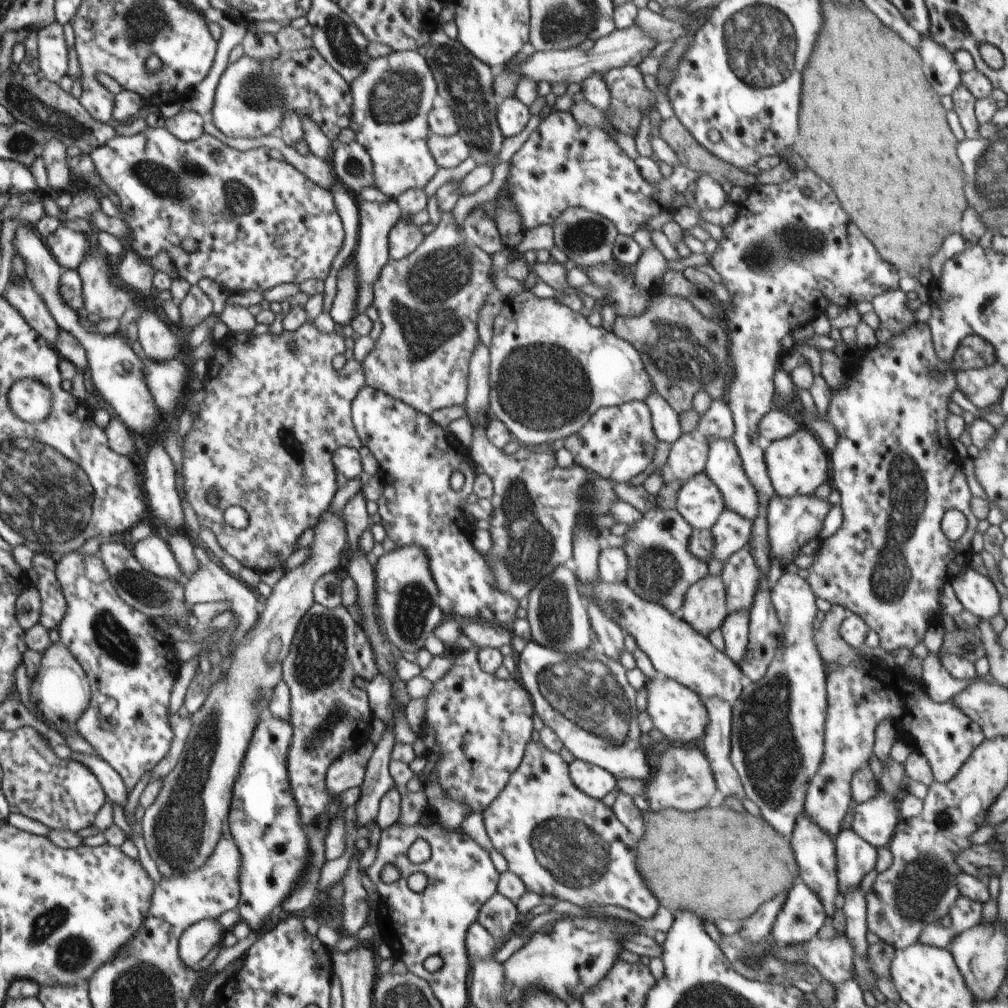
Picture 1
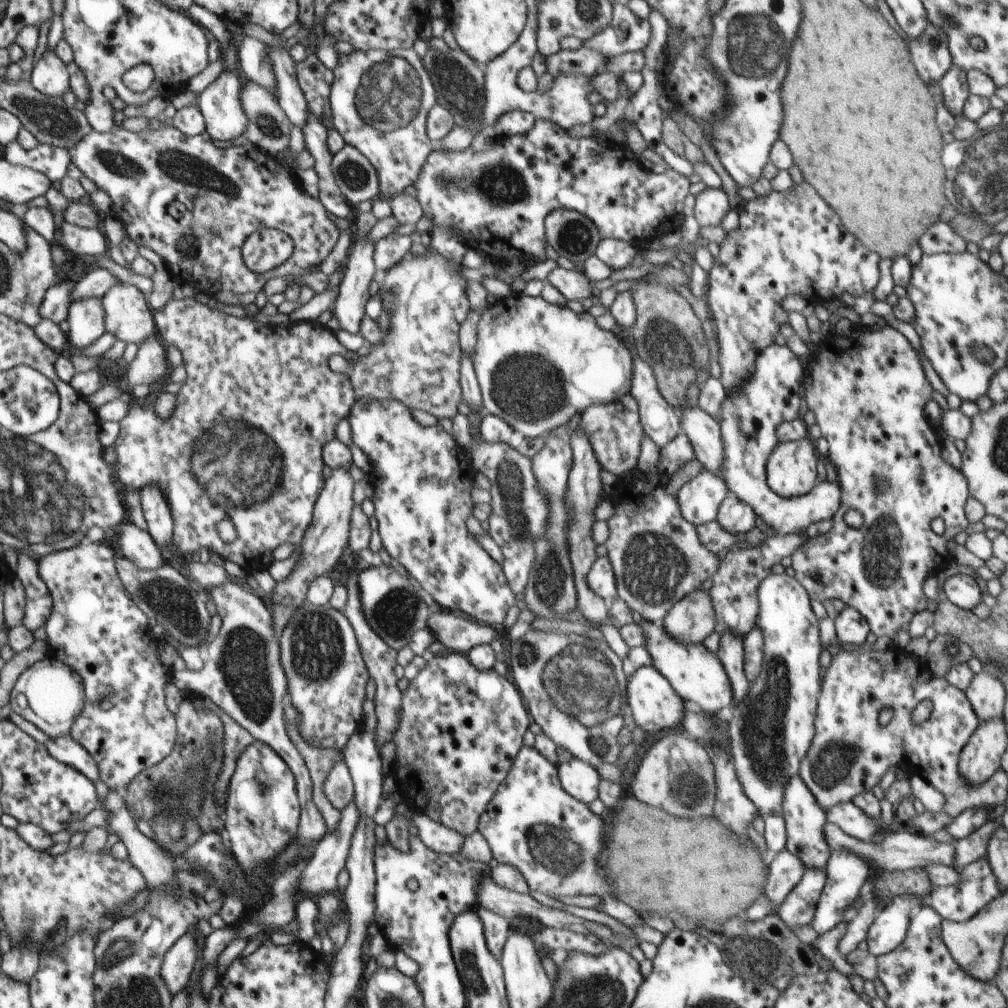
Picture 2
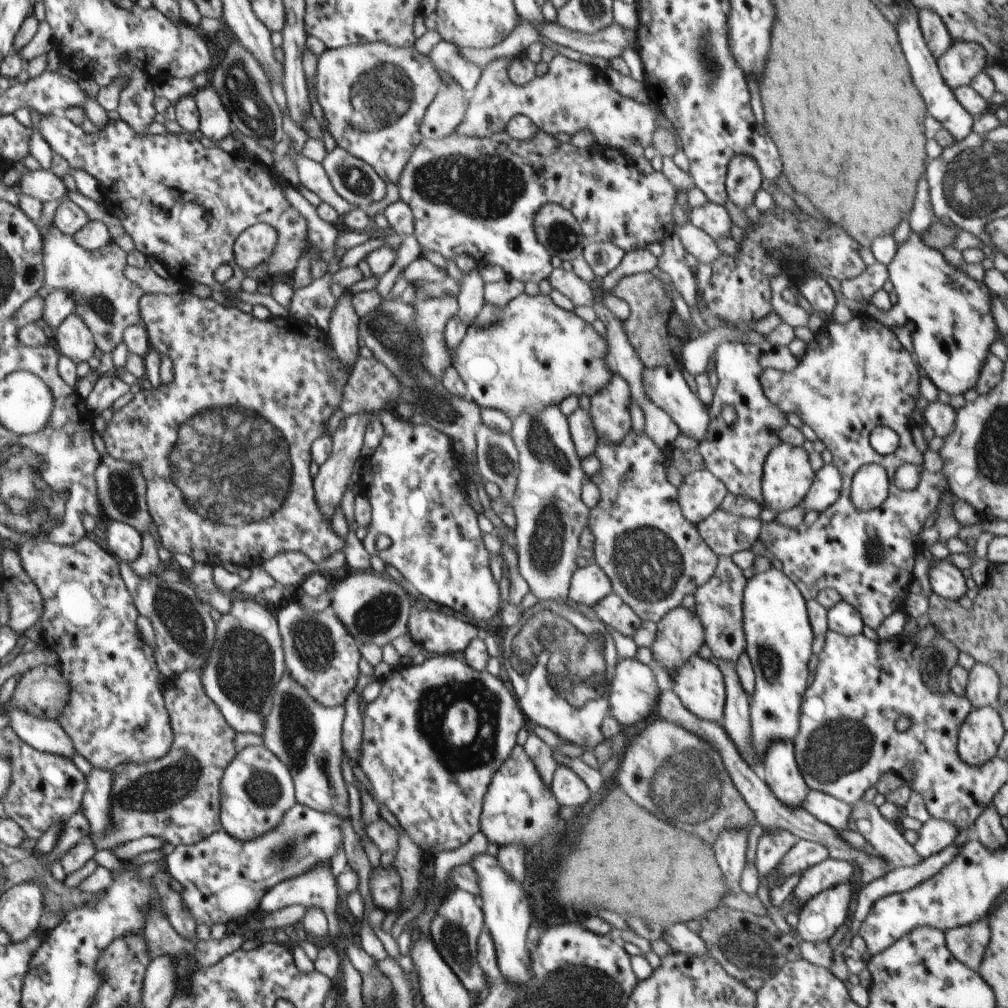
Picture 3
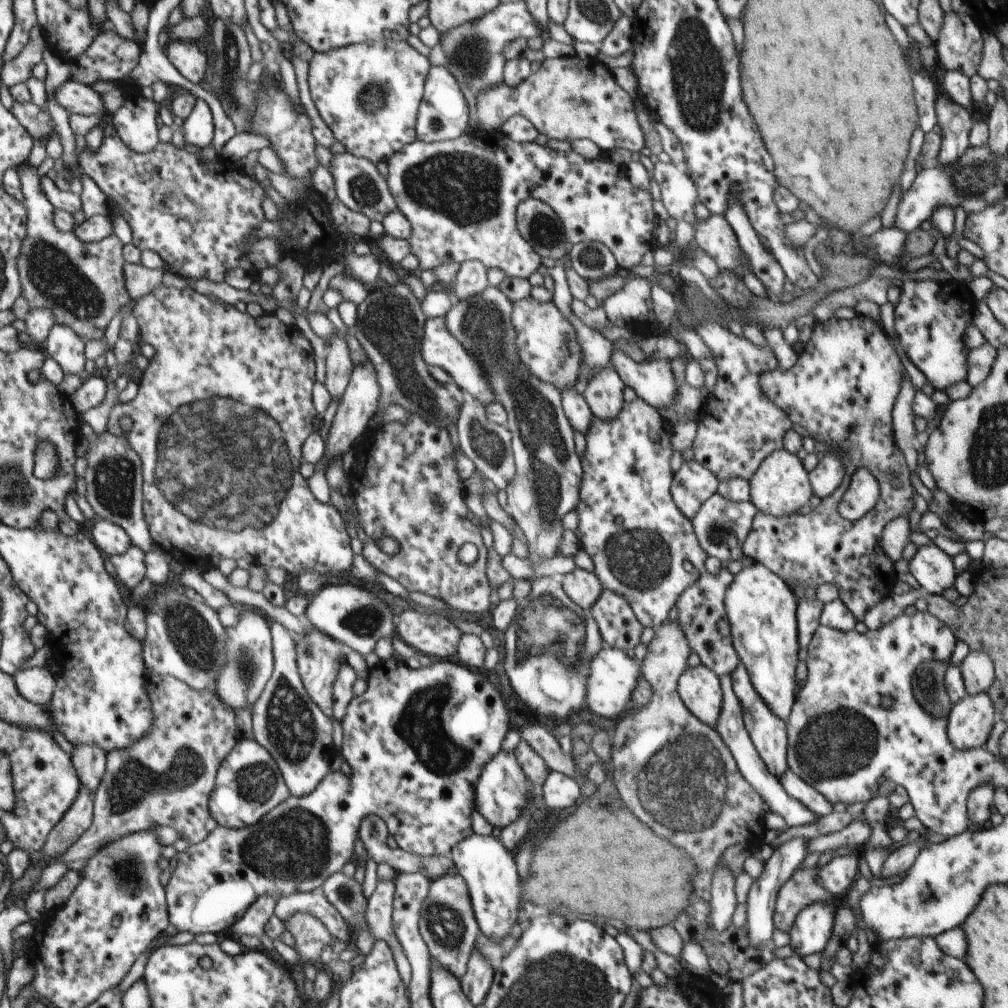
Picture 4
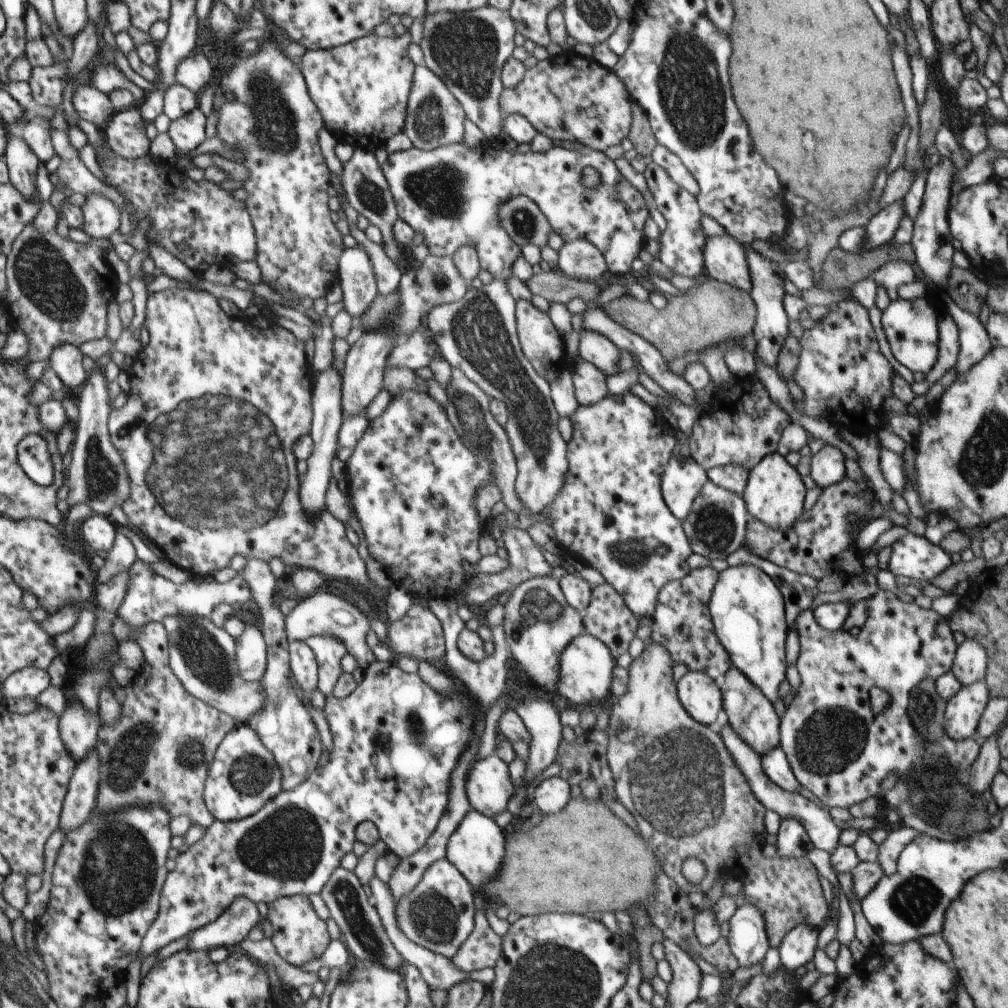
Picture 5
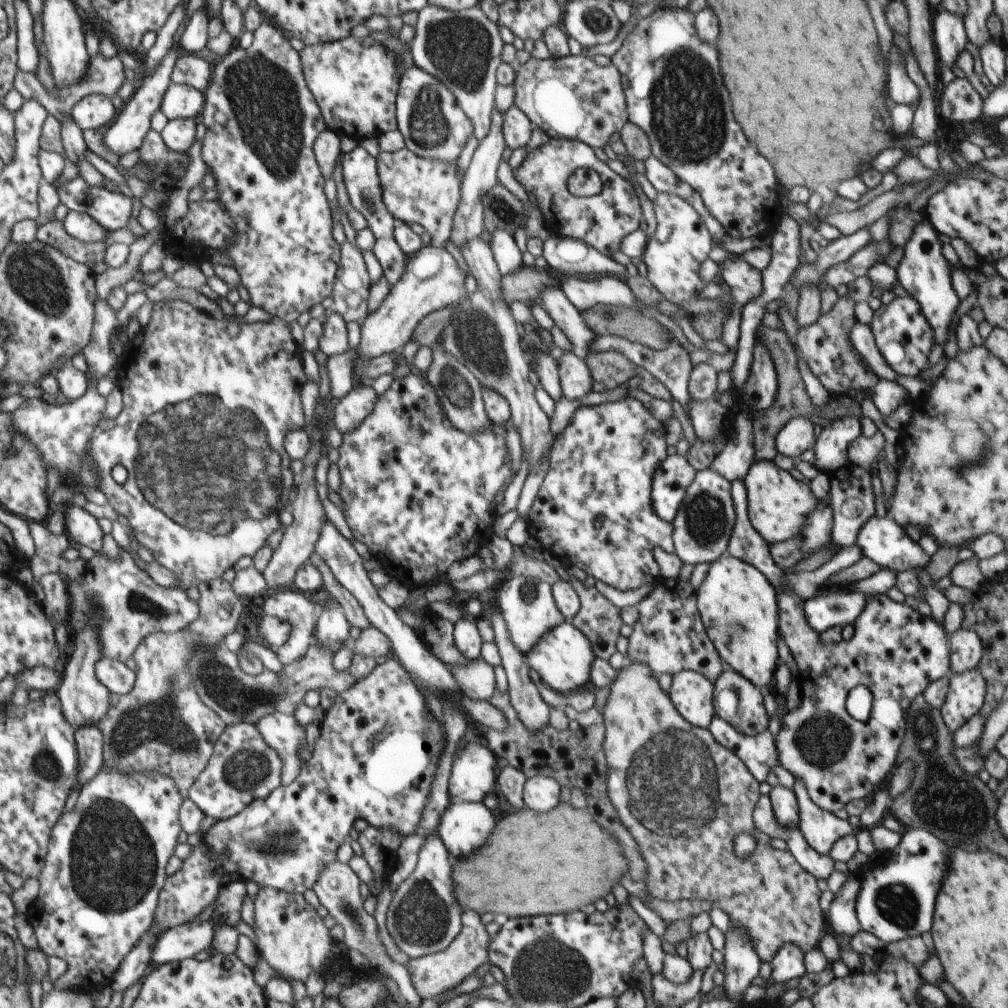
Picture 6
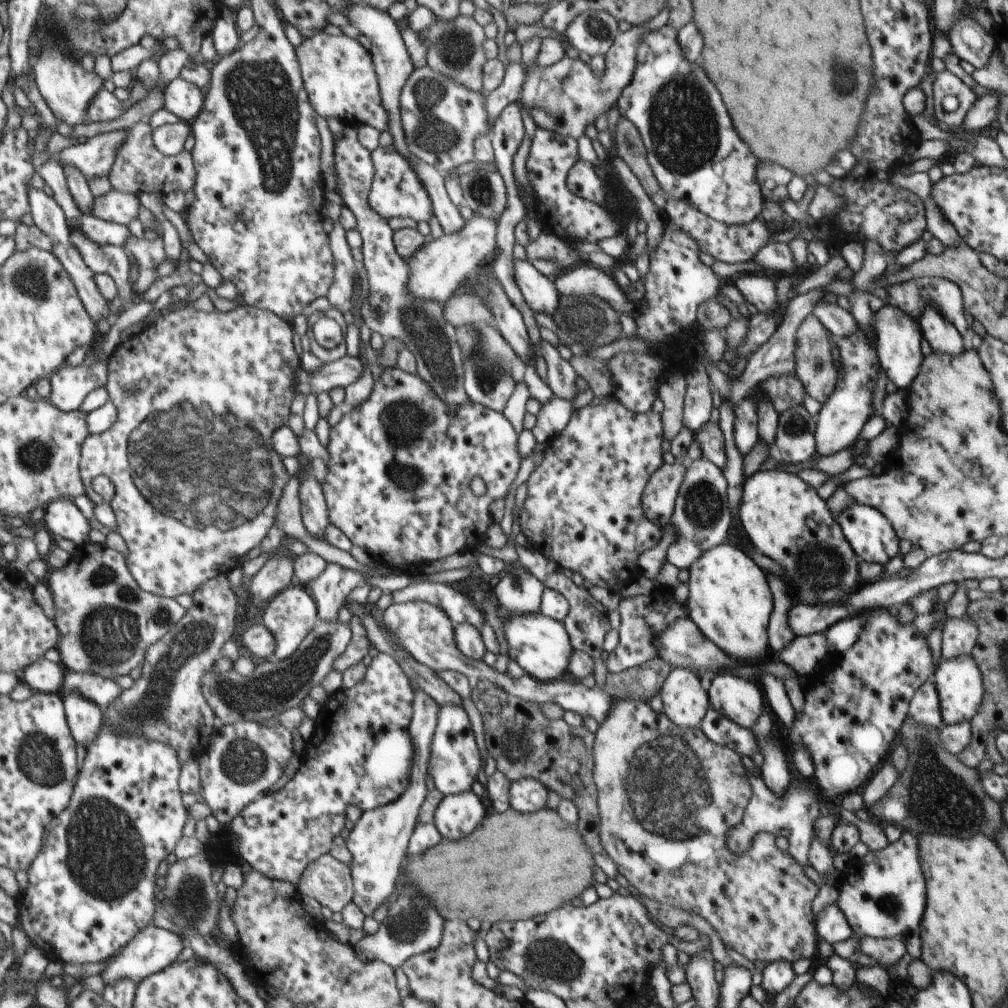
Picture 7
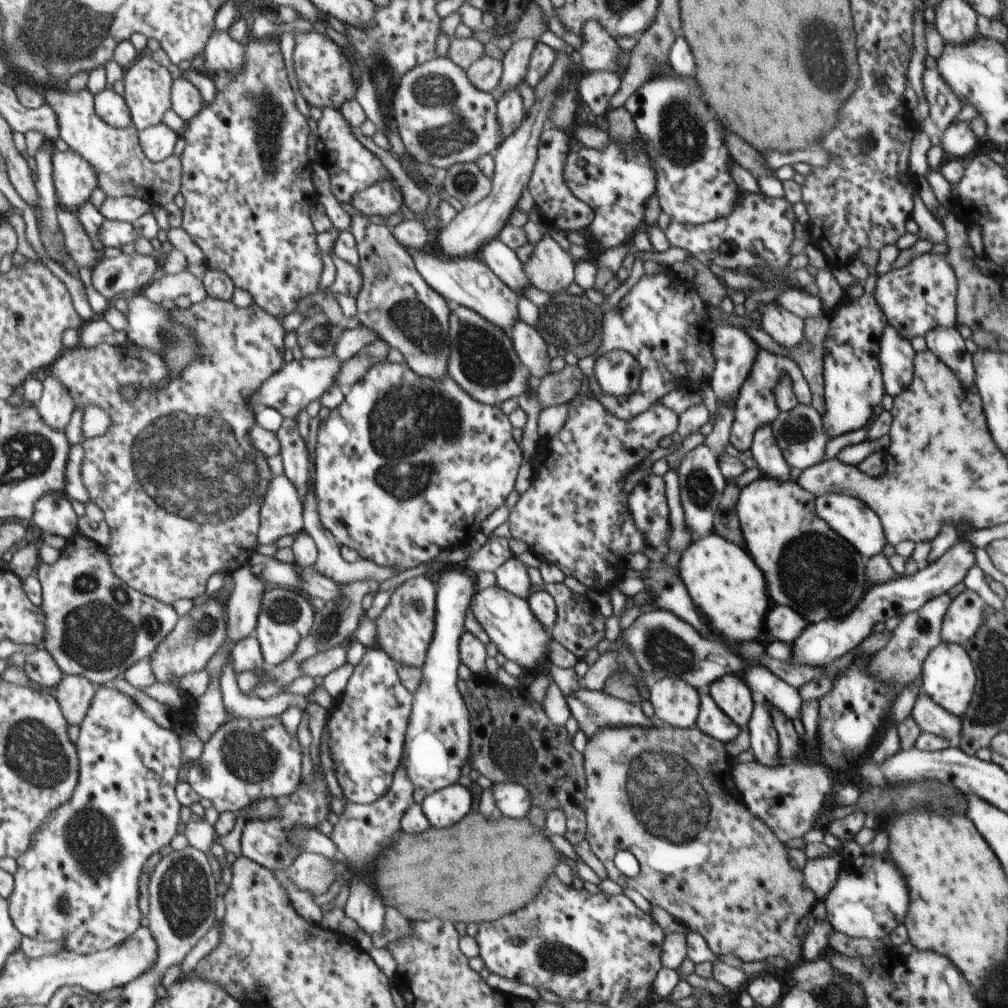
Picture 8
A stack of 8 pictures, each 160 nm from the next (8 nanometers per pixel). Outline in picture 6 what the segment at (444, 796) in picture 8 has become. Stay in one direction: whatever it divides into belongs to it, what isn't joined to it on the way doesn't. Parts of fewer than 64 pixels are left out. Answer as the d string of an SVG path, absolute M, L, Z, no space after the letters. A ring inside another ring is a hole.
M452 801L440 818L437 836L452 856L470 856L486 844L496 826L494 819L482 802Z

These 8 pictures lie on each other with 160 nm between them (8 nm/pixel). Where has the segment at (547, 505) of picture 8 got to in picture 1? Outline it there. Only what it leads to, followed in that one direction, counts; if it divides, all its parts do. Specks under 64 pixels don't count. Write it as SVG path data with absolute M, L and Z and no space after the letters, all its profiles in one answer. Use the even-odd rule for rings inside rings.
M653 508L643 514L642 520L630 526L624 536L628 542L623 546L629 567L628 586L638 596L657 602L672 614L681 614L688 588L708 574L707 561L696 558L688 550L693 528L682 518L677 509Z

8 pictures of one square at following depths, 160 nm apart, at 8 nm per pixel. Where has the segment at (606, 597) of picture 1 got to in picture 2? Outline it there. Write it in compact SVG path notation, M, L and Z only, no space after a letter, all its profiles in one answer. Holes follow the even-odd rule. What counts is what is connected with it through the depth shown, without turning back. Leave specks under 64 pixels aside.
M635 618L640 624L642 632L646 634L646 650L650 652L652 666L670 682L674 692L684 702L694 702L702 708L706 715L715 715L719 710L730 706L734 698L728 674L720 663L716 653L707 650L703 644L682 644L676 642L664 628L662 623L648 622L642 618Z

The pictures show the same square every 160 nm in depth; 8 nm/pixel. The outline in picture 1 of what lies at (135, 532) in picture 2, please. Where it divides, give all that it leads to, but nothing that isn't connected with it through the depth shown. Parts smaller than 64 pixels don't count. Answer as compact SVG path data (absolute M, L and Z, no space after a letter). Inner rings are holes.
M152 534L136 543L132 552L142 568L148 572L170 582L184 584L179 562L175 559L170 545L162 537Z

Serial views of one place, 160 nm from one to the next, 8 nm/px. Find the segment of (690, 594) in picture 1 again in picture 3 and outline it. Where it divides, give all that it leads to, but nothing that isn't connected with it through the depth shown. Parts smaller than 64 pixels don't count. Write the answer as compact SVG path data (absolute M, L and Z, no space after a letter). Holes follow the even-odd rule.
M678 606L657 623L654 644L650 646L653 661L657 662L670 678L676 670L697 655L704 645L704 626L692 609Z

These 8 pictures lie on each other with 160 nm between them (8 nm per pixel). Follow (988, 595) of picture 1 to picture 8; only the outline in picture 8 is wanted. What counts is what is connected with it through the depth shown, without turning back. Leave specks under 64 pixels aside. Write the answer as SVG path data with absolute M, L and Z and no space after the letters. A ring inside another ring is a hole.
M827 494L815 498L816 512L833 531L843 536L867 560L884 552L888 544L880 517L861 500L848 495Z

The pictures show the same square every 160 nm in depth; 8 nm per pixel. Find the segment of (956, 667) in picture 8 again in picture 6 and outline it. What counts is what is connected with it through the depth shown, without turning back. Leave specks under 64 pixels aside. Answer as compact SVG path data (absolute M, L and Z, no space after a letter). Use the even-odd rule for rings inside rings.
M978 668L962 674L950 673L948 694L940 712L951 734L980 713L986 692L985 679Z

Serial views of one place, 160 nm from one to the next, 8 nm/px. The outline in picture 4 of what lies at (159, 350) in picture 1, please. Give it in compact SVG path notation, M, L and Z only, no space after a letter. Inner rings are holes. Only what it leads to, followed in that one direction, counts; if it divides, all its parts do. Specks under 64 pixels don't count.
M28 162L17 167L20 186L22 186L23 204L27 208L27 239L23 240L16 268L20 275L20 284L23 288L23 297L27 300L30 311L34 308L50 308L56 316L56 325L70 326L84 342L91 340L105 340L108 336L108 328L116 324L116 316L125 316L128 308L136 304L126 288L126 276L124 266L129 264L124 258L124 240L120 236L111 235L100 242L83 242L71 232L60 232L56 228L53 211L56 209L47 200L41 186L41 177L37 173L38 168L30 168Z

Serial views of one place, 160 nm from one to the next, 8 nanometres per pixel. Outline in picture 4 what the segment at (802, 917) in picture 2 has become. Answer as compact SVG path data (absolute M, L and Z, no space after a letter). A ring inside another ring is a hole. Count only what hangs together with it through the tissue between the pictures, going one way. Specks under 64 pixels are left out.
M857 852L847 856L834 857L826 866L818 867L818 882L828 892L835 896L847 893L859 874L859 860Z

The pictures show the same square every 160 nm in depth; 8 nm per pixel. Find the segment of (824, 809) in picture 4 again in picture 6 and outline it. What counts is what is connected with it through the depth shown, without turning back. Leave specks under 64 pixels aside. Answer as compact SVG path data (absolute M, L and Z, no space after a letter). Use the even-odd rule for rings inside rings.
M715 715L708 726L708 732L718 744L734 752L744 762L758 783L765 782L770 770L780 765L775 736L768 729L756 736L747 736Z

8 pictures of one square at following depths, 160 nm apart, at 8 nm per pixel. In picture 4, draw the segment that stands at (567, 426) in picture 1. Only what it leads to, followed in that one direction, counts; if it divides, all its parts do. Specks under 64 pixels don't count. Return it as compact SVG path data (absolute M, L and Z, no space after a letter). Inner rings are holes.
M528 296L513 304L511 318L516 330L518 358L524 368L528 368L530 374L534 374L542 382L556 386L560 392L574 387L584 356L576 340L574 326L562 316L553 302L539 302ZM444 315L427 320L424 326L424 336L422 337L420 352L422 354L422 360L424 360L427 366L438 366L444 369L454 379L453 382L462 392L474 396L476 400L480 400L485 406L495 401L496 394L490 390L492 386L486 380L480 362L470 352L464 352L464 346L448 332Z

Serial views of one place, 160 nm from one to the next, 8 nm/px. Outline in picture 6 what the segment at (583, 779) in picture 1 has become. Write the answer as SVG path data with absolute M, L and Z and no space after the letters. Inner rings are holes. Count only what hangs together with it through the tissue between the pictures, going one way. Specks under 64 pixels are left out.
M528 778L524 784L523 802L534 812L549 812L560 804L560 789L561 785L554 778Z

